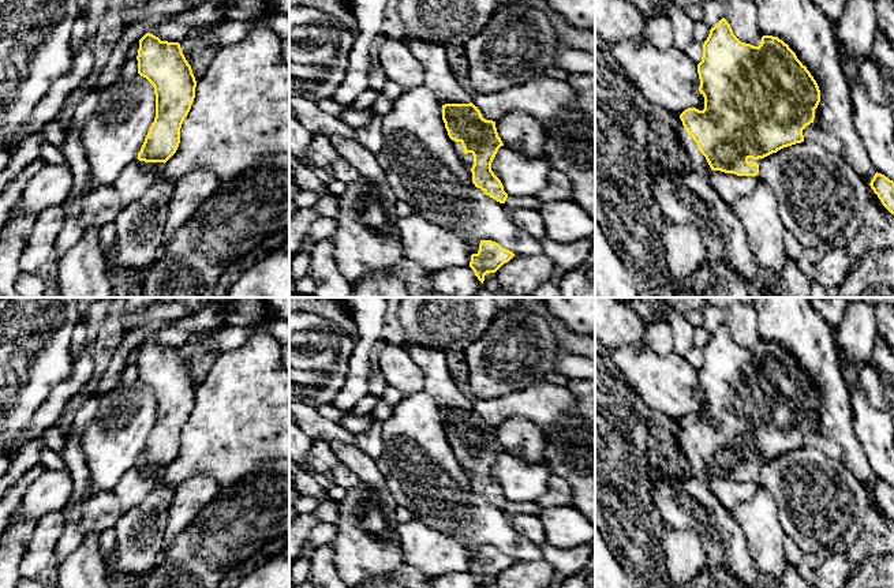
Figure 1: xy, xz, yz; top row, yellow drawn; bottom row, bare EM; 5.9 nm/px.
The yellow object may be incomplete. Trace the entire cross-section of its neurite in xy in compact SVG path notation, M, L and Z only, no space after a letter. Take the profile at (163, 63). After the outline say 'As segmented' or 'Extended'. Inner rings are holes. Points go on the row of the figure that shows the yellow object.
M146 33L139 40L138 74L154 87L156 117L152 123L138 158L128 164L113 183L123 206L135 202L160 176L165 162L176 153L180 143L180 128L195 98L197 80L191 65L186 60L179 42L161 41Z. Extended

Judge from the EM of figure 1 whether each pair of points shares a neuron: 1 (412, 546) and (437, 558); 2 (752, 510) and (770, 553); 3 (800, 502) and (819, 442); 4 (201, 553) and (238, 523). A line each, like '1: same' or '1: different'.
1: same
2: same
3: different
4: same

